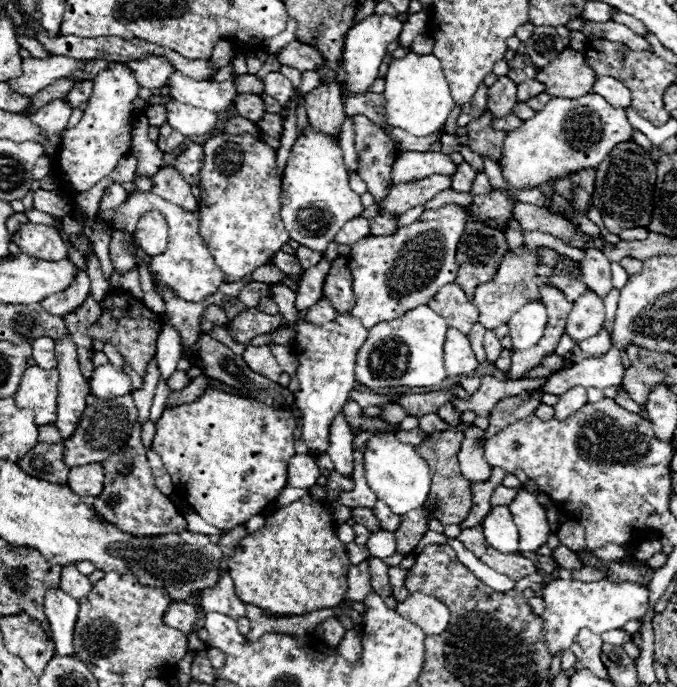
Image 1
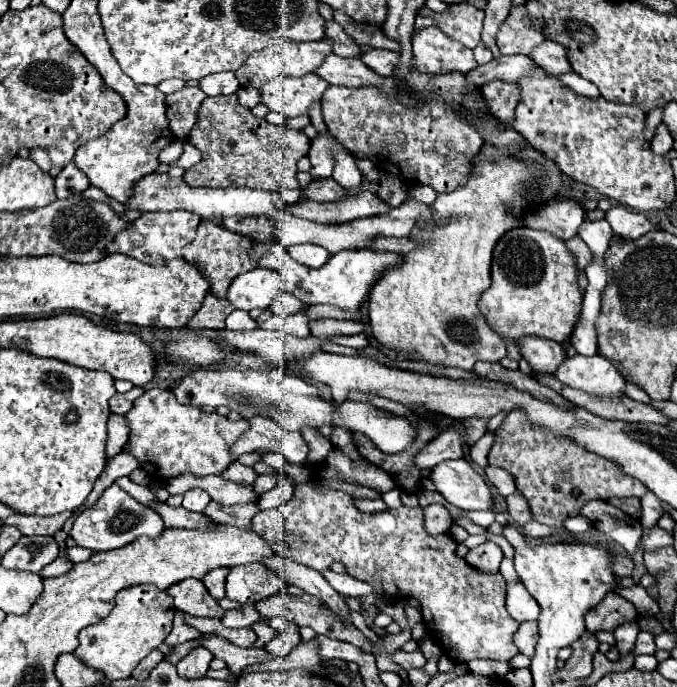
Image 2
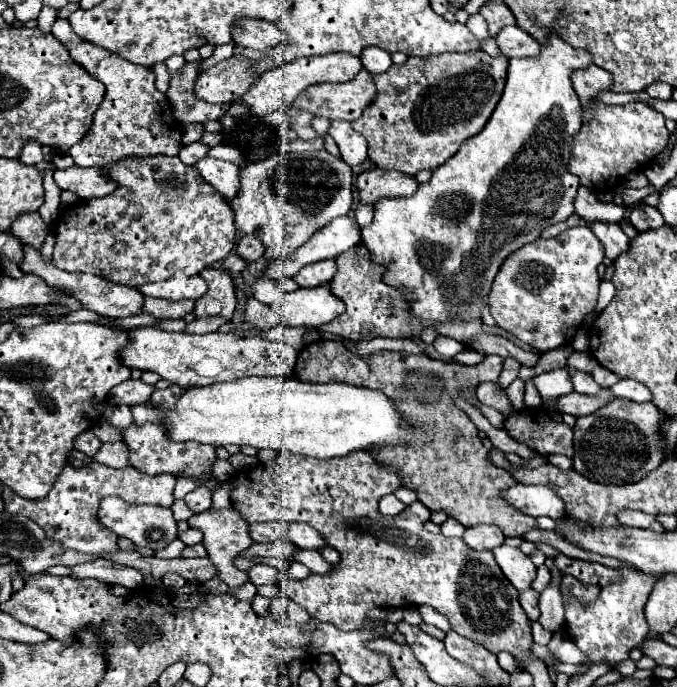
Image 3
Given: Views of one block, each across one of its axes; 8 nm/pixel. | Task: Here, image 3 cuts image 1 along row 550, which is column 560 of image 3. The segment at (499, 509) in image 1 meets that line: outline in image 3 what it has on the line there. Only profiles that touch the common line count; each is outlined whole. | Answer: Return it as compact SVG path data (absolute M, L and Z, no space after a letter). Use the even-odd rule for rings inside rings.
M514 484L500 492L512 508L528 516L548 516L552 520L560 520L564 516L562 500L548 486L522 486Z

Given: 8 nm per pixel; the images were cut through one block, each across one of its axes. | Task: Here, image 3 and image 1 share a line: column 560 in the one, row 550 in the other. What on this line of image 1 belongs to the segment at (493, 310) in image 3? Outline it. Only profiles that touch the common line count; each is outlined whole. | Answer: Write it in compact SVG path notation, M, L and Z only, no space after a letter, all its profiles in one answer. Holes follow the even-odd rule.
M310 496L274 512L266 518L264 528L242 538L230 554L228 574L234 580L238 598L270 614L284 616L338 606L348 590L350 560L334 530L336 522L328 512L328 504L314 502Z

